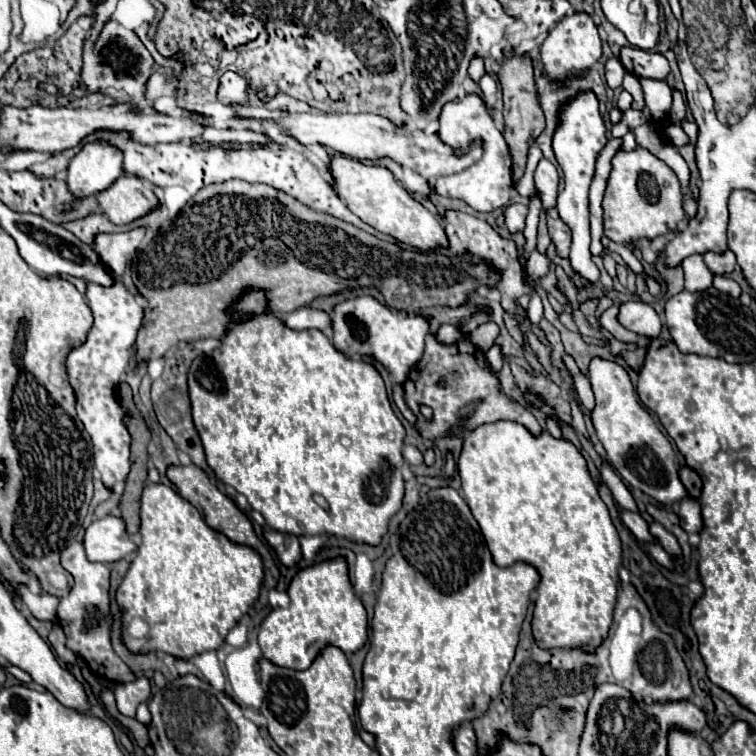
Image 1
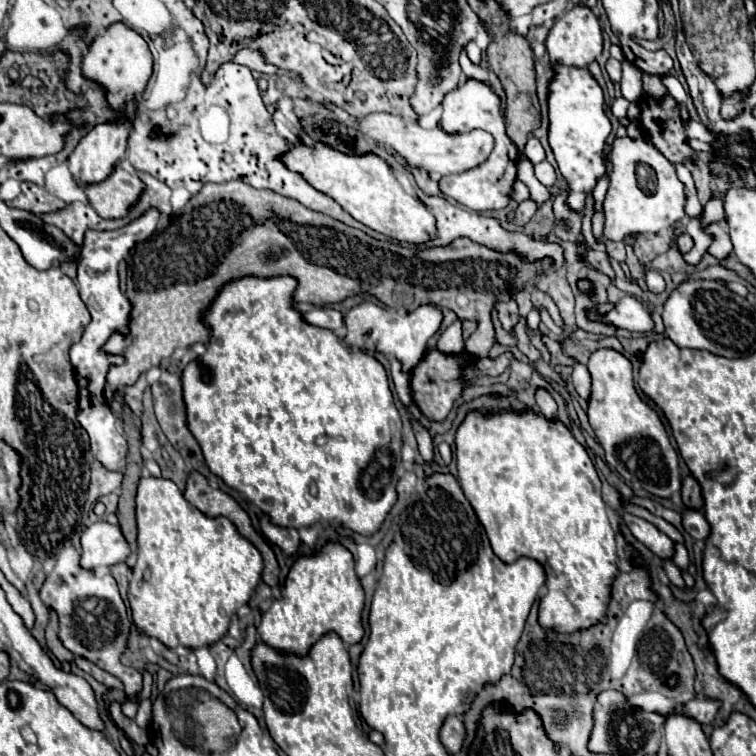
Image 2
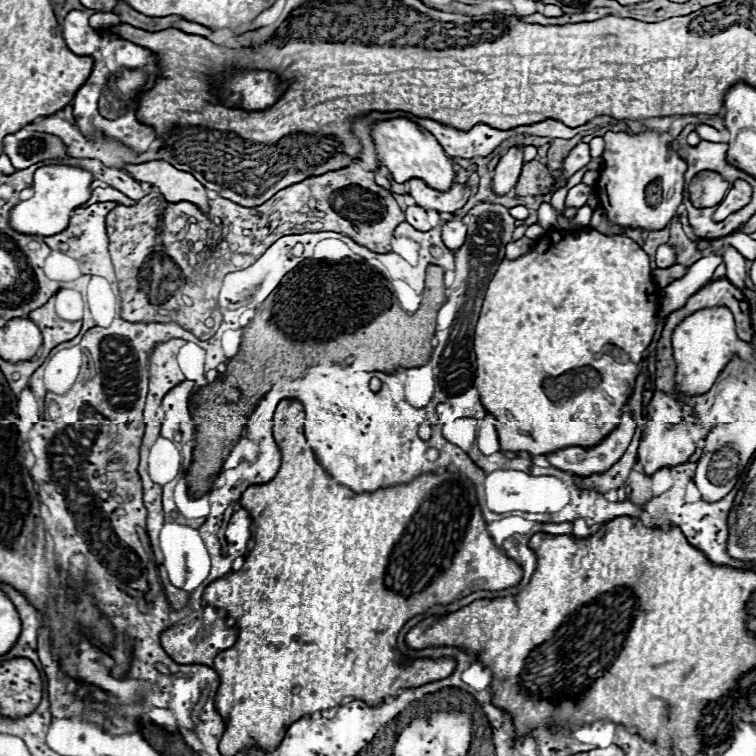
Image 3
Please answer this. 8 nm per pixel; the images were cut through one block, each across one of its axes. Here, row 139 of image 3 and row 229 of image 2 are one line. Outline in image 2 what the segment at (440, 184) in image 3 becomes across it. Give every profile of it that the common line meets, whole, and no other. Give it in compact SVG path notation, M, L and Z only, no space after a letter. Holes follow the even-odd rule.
M296 140L290 142L290 150L284 152L280 160L286 164L286 168L298 172L312 188L336 200L352 218L380 234L412 244L422 244L436 236L436 220L428 208L412 194L406 194L402 184L394 178L390 166L372 152L350 154L334 150L326 142L314 142L310 146L302 140Z

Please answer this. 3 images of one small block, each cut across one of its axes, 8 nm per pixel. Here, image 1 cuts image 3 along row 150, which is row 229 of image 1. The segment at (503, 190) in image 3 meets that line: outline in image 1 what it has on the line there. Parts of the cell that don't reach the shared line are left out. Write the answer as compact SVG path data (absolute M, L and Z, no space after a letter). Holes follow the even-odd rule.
M510 204L510 206L504 210L504 226L508 228L510 234L524 230L526 214L528 214L528 208L526 208L524 204Z

